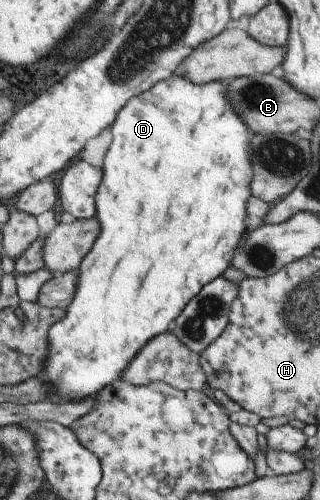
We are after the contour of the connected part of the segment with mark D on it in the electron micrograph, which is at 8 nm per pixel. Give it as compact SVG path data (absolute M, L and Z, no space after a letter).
M178 71L170 75L170 78L158 81L148 90L134 95L117 112L116 118L110 125L110 145L101 167L103 179L95 194L95 216L100 222L100 234L94 240L94 246L88 252L88 256L84 256L84 260L80 262L76 296L72 298L72 304L68 306L64 320L52 324L47 332L48 360L46 360L44 374L58 388L56 392L60 392L60 396L72 394L72 398L80 400L80 398L92 396L104 384L116 380L120 372L126 368L124 364L130 362L130 358L138 352L138 348L144 342L148 342L152 336L165 333L168 324L182 312L190 298L198 293L202 286L221 275L231 264L235 248L239 246L240 240L246 234L246 201L252 196L250 192L250 183L253 179L250 136L252 132L248 125L235 111L232 103L229 103L226 82L210 81L196 84Z

